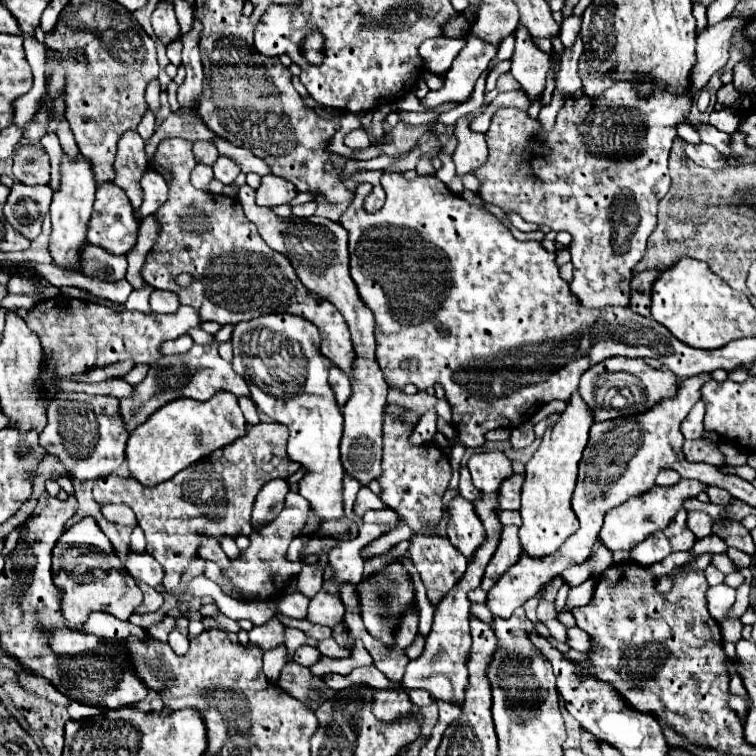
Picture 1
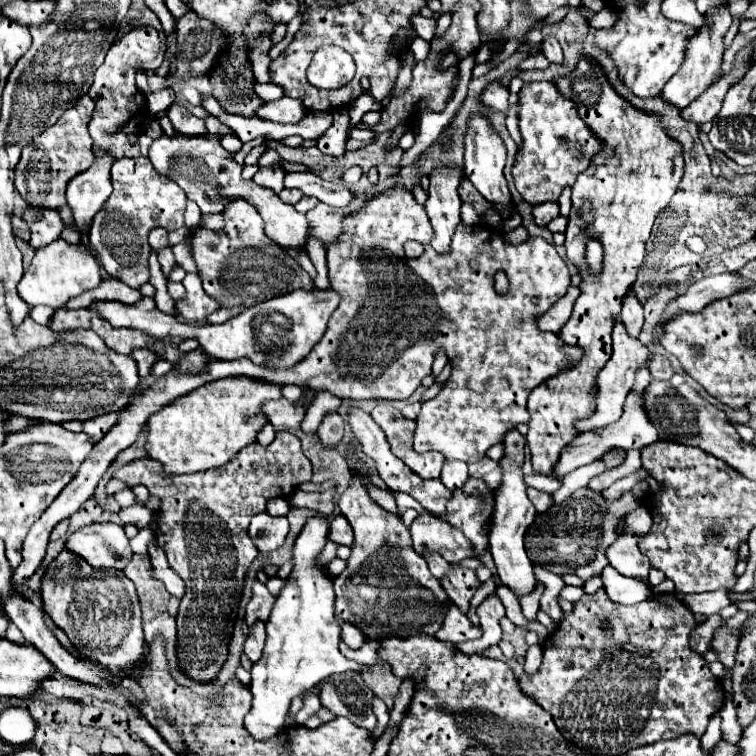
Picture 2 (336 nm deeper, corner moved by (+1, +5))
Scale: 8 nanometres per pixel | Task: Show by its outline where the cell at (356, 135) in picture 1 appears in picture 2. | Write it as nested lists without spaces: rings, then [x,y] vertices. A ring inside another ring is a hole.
[[[345,109],[333,111],[333,125],[327,133],[317,141],[317,147],[331,157],[341,157],[345,153],[347,143],[347,127],[349,127],[349,113]]]

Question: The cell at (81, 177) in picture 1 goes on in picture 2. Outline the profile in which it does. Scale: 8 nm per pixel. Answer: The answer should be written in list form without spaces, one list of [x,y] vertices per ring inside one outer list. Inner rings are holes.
[[[59,239],[59,241],[53,241],[51,245],[37,249],[29,269],[25,271],[23,279],[17,285],[17,293],[31,307],[49,305],[53,309],[61,309],[71,297],[77,297],[83,291],[95,289],[99,283],[101,283],[99,265],[91,257],[91,253],[85,247],[83,249],[73,247],[73,245],[67,245],[63,239]]]

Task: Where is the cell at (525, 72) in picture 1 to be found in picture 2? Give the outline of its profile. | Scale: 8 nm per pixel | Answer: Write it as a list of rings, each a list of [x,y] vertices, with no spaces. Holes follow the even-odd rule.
[[[543,81],[523,85],[519,101],[519,129],[523,143],[511,169],[515,189],[531,205],[557,201],[561,191],[573,187],[577,175],[587,171],[593,157],[603,149],[603,143],[579,117],[575,101],[563,97],[553,83]]]

